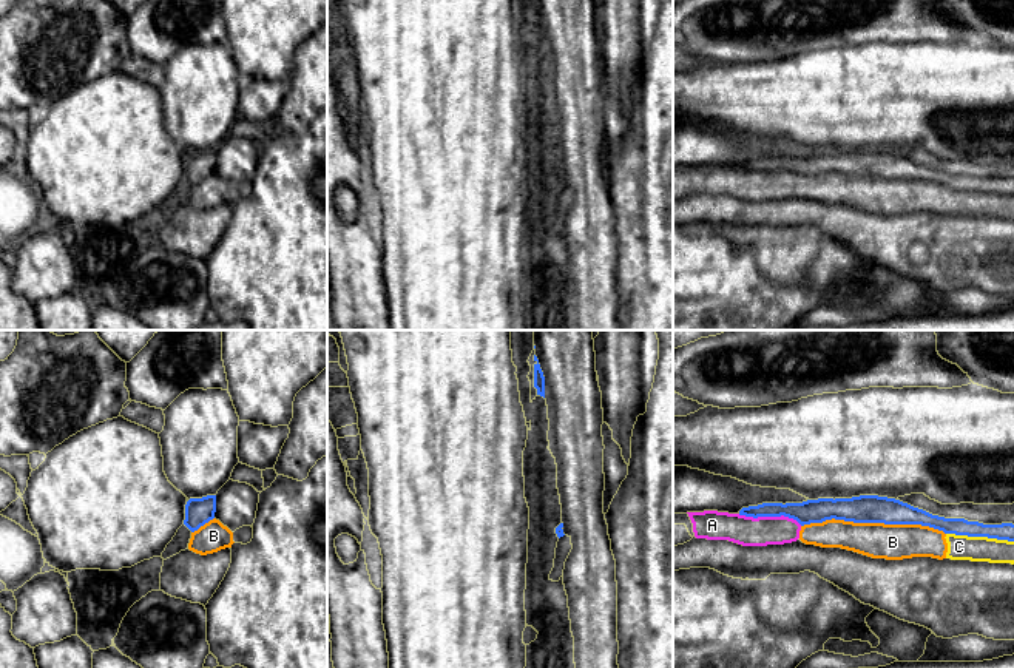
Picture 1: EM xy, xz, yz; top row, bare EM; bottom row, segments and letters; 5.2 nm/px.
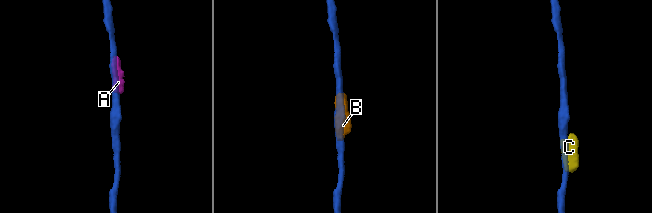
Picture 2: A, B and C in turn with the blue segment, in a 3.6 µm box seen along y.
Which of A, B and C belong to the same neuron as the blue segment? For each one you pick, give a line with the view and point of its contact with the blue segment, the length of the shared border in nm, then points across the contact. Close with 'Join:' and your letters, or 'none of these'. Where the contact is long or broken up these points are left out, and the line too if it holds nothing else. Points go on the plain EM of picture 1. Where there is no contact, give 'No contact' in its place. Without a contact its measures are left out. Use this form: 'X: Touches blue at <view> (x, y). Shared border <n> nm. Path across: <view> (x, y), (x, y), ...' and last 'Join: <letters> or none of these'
Join: none of these

